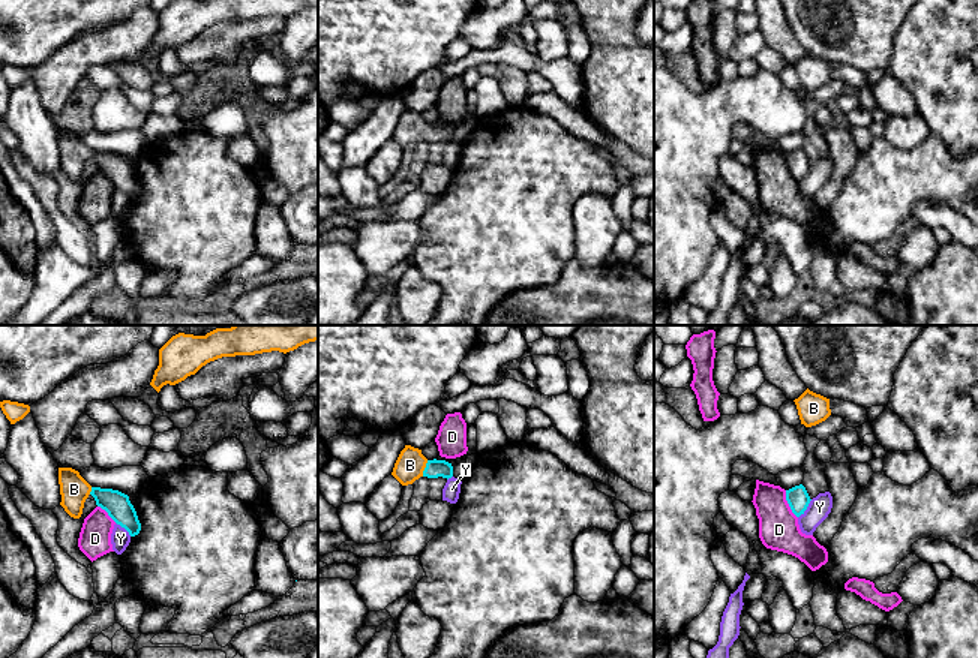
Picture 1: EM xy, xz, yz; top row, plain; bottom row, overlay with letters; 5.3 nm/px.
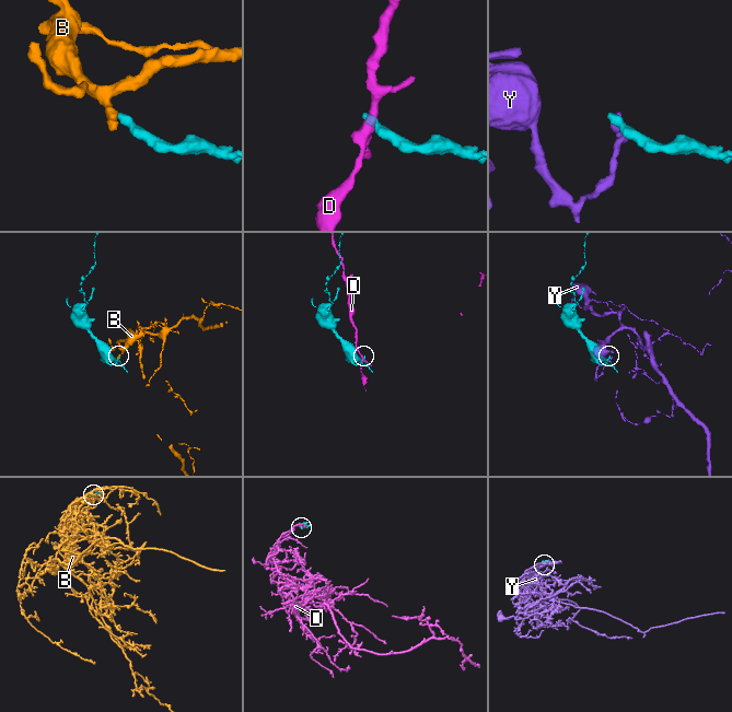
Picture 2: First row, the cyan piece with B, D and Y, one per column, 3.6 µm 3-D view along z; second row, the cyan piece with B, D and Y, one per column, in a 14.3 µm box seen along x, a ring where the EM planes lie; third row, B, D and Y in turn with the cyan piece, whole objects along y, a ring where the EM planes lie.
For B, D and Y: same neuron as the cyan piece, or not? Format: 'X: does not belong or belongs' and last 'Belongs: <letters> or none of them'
B: belongs
D: does not belong
Y: does not belong
Belongs: B

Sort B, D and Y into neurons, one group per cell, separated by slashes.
B / D / Y

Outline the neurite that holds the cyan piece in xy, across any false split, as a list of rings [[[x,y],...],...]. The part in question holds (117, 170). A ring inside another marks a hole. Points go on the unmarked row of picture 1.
[[[58,132],[58,148],[62,159],[60,169],[70,181],[81,181],[84,166],[92,159],[96,169],[105,174],[130,201],[140,198],[141,187],[128,159],[112,153],[92,151],[80,136],[72,132]]]

